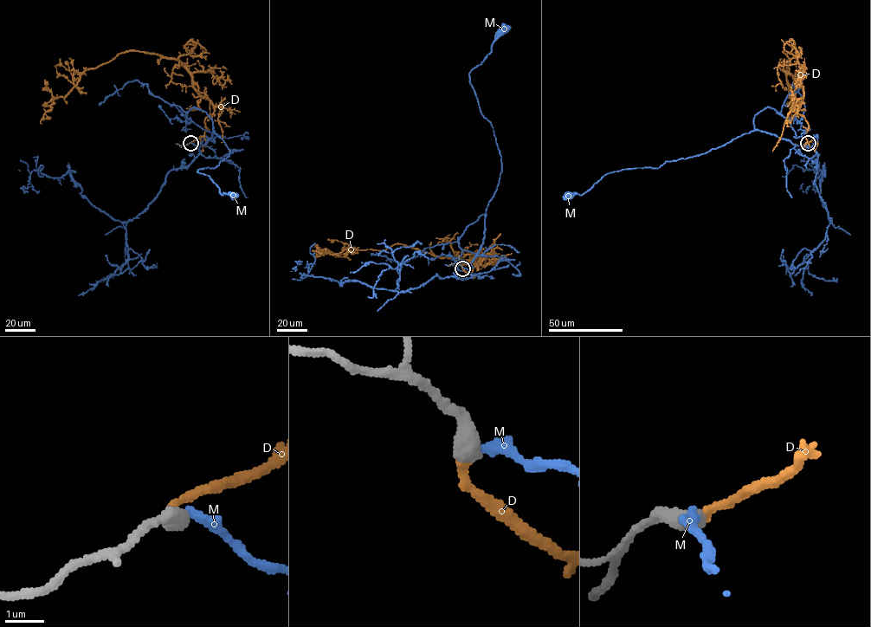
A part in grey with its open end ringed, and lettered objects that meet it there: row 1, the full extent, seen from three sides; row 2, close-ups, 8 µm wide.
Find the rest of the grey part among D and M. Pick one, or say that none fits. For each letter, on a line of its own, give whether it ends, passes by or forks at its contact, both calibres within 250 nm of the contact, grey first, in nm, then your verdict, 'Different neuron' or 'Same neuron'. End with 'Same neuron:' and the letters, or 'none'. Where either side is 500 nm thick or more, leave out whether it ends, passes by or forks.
D: Thickness 500 nm (grey) against 240 nm. Same neuron
M: Thickness 500 nm (grey) against 280 nm. Different neuron
Same neuron: D

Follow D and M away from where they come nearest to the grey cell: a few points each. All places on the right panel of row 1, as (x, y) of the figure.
D: (808, 143), (807, 121), (793, 106), (803, 94), (799, 63), (783, 51), (794, 97), (790, 124)
M: (807, 143), (807, 146), (795, 145), (754, 130), (659, 167), (613, 171), (581, 195), (567, 195)

